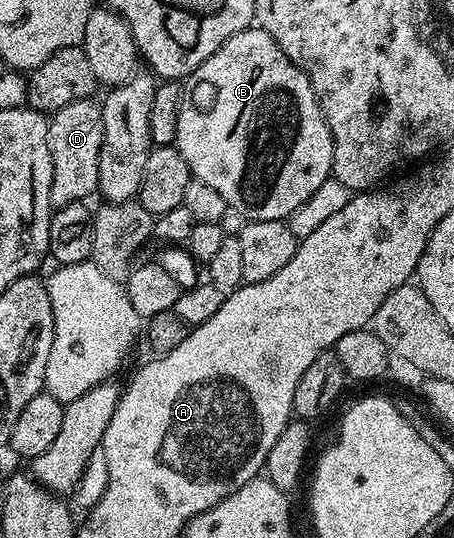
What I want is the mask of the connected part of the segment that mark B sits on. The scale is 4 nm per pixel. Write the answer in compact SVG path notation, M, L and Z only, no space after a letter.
M255 25L229 37L186 80L179 100L174 146L185 157L192 176L217 189L228 208L244 215L247 221L290 220L293 212L305 205L326 179L332 178L333 137L309 77L281 53L269 33Z

